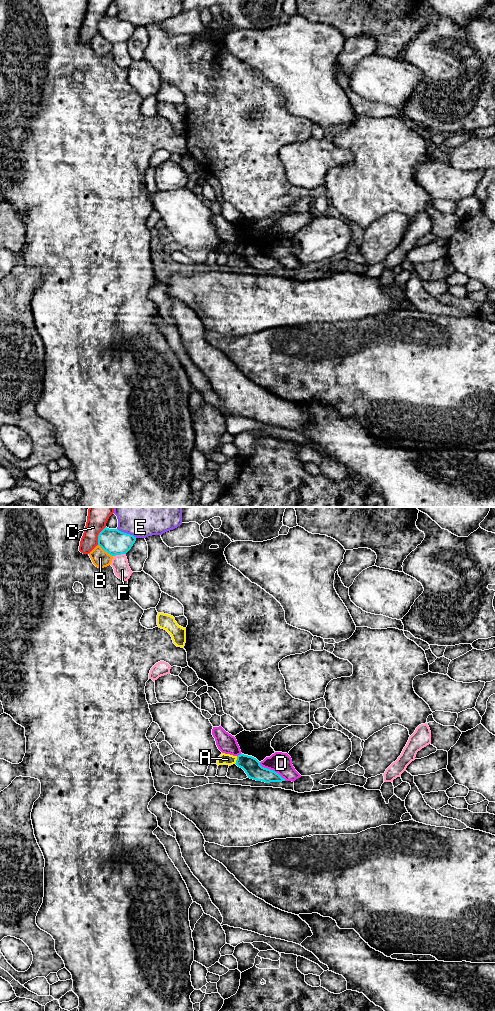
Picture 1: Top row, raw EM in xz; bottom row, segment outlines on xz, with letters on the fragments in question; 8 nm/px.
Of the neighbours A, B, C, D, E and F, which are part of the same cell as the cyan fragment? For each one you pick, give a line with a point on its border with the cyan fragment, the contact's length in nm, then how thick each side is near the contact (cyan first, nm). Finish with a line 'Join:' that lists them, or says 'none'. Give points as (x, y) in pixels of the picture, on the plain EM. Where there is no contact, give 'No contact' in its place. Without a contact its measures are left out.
Join: none

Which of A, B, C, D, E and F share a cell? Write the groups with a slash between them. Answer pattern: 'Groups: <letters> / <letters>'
Groups: A / B / C / D / E / F

